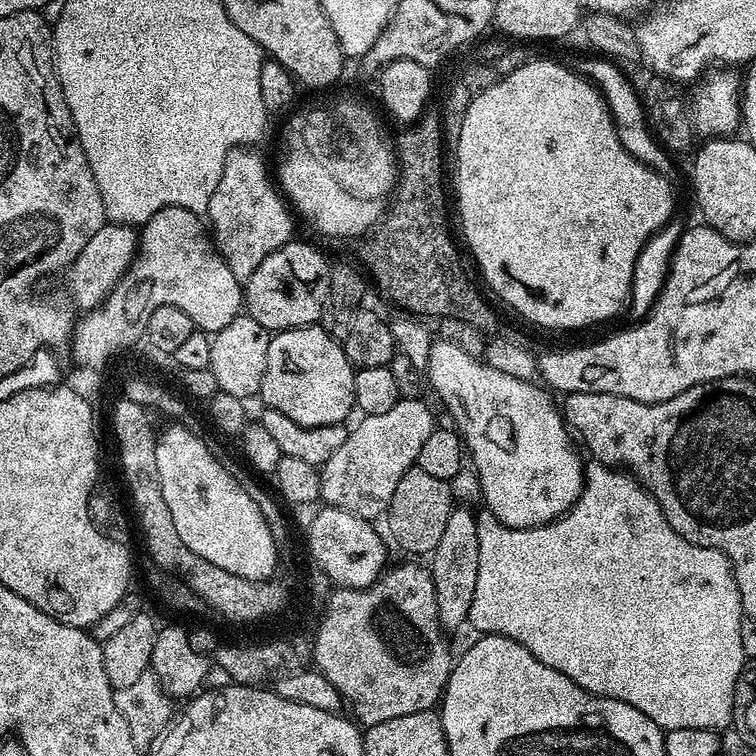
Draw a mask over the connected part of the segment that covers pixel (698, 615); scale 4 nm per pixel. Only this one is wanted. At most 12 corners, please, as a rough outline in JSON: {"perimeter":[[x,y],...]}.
{"perimeter":[[623,470],[475,515],[467,623],[665,732],[724,730],[728,557]]}

